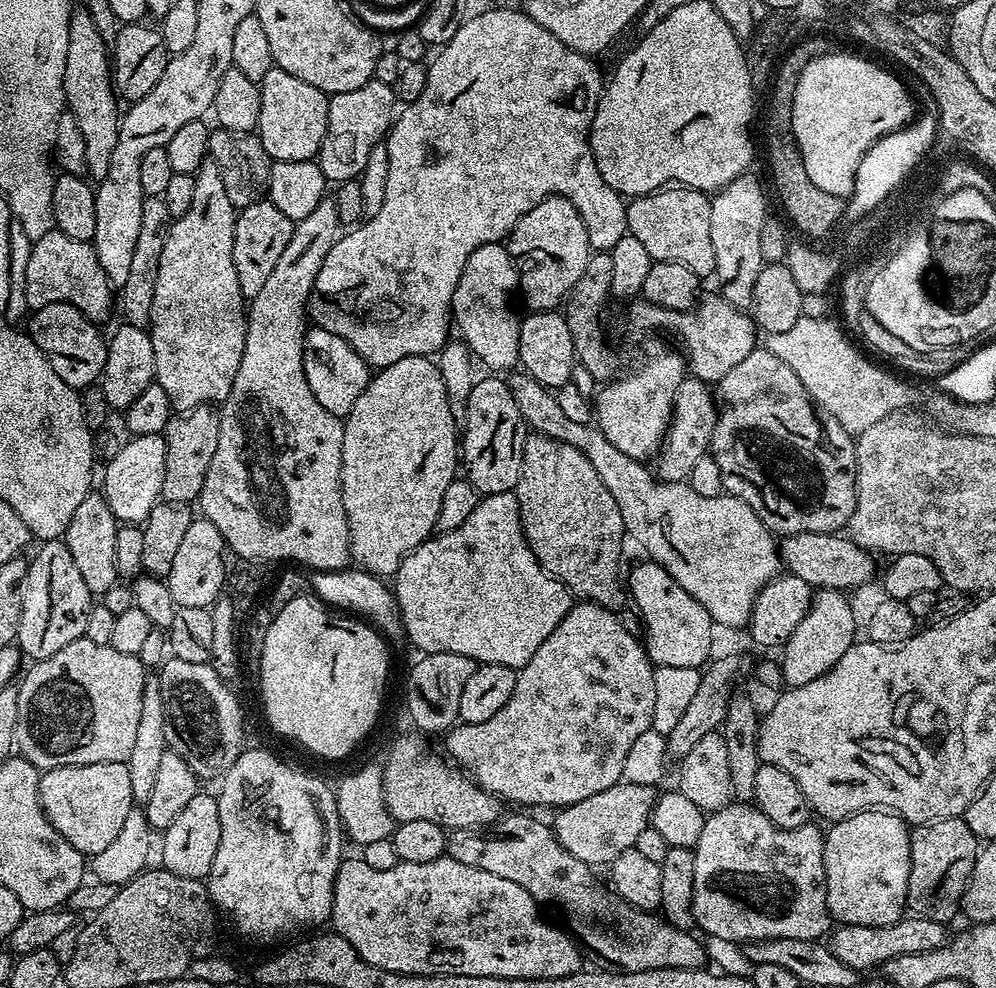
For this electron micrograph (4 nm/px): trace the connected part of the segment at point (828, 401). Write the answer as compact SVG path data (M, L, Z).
M800 316L787 332L769 335L766 347L794 370L799 381L806 386L808 395L844 430L857 436L874 426L875 422L907 409L906 406L925 403L926 395L918 387L874 364L830 321L828 318Z

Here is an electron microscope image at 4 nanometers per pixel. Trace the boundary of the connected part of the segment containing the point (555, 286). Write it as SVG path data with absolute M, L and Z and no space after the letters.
M561 196L546 198L526 213L507 236L506 247L520 276L519 295L534 312L556 310L567 301L590 255L586 226L576 207Z

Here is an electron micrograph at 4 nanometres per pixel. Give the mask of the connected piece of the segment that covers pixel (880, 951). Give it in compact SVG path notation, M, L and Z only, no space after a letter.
M918 914L901 917L896 923L890 926L872 927L872 926L854 926L853 924L839 925L831 933L830 947L832 952L838 958L838 962L844 962L859 972L866 972L866 969L876 965L882 966L886 961L893 960L895 957L901 957L902 954L912 954L925 952L940 948L948 938L947 925L934 922L932 919L926 919Z

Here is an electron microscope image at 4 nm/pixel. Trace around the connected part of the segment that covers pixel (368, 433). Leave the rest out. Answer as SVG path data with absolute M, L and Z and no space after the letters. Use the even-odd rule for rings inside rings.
M427 356L402 358L390 366L379 369L369 379L366 390L362 390L358 402L354 402L350 414L343 417L343 421L344 437L342 438L340 481L342 482L342 502L346 506L348 533L352 547L351 559L367 573L379 578L392 578L395 577L396 571L400 569L406 557L436 532L436 519L442 506L442 494L446 494L446 486L450 486L450 482L457 479L458 476L458 431L454 426L454 419L450 416L450 402L447 401L447 390L443 385L442 374L439 373L437 365Z

